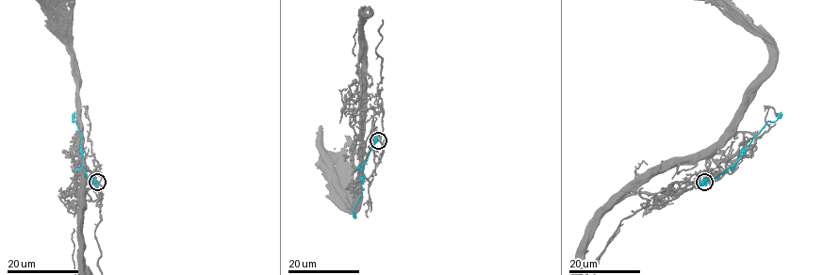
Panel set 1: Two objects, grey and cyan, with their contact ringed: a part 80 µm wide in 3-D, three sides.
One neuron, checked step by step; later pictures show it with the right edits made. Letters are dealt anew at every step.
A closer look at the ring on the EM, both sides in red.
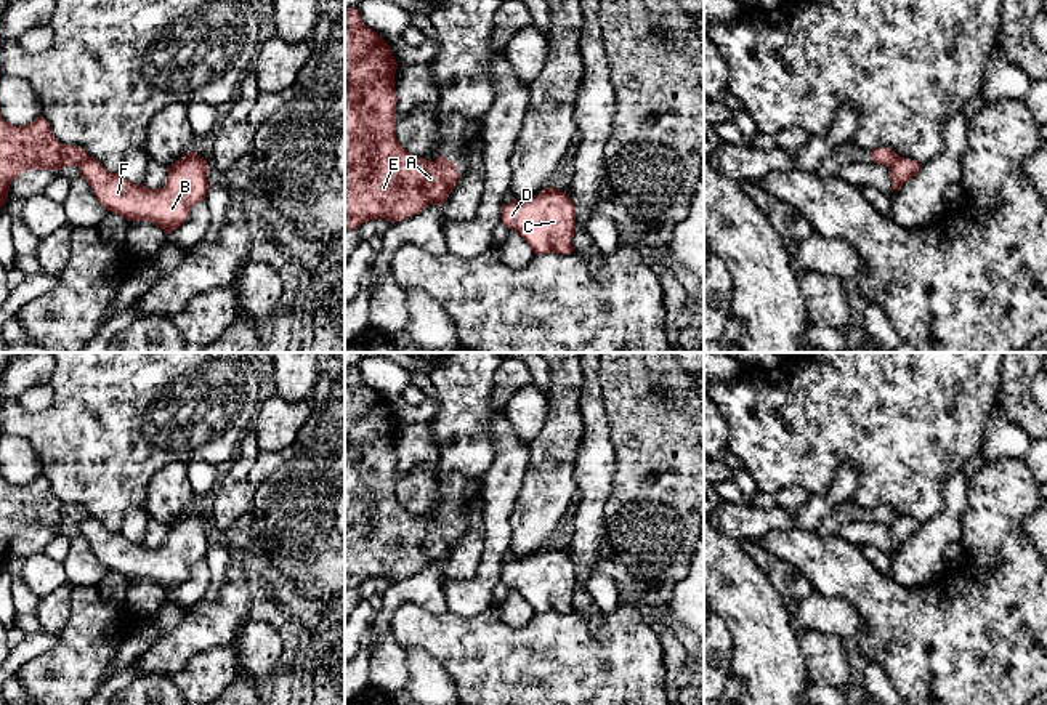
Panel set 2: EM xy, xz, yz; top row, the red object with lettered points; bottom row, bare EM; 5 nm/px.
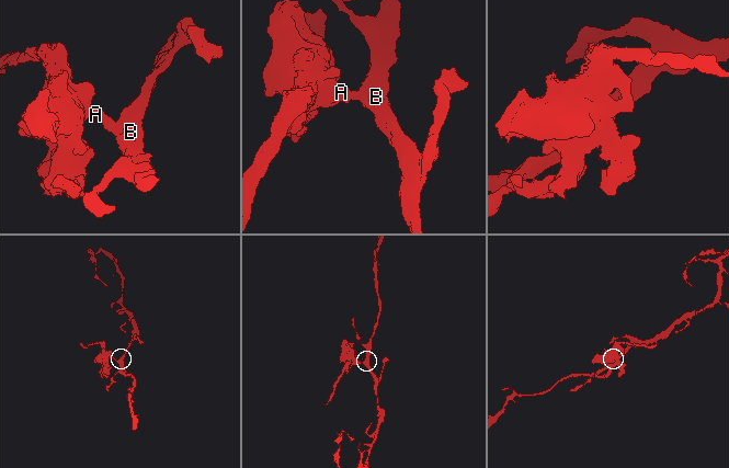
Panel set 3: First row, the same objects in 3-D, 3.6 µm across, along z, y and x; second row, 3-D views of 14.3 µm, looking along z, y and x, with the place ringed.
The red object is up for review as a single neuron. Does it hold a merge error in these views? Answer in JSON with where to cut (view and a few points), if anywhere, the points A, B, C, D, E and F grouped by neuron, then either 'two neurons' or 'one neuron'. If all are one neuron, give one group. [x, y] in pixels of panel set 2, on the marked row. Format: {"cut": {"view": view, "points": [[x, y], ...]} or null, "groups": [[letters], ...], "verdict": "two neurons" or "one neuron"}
{"cut": {"view": "xz", "points": [[456, 180], [433, 201]]}, "groups": [["A", "E"], ["B", "C", "D", "F"]], "verdict": "two neurons"}

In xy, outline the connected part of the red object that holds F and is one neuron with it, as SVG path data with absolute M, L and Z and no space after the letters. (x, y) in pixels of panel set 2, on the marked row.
M194 151L167 167L168 175L160 189L148 189L144 184L130 183L120 173L109 173L93 157L87 157L79 168L107 212L128 221L151 221L165 234L188 220L189 210L205 200L210 187L208 163Z

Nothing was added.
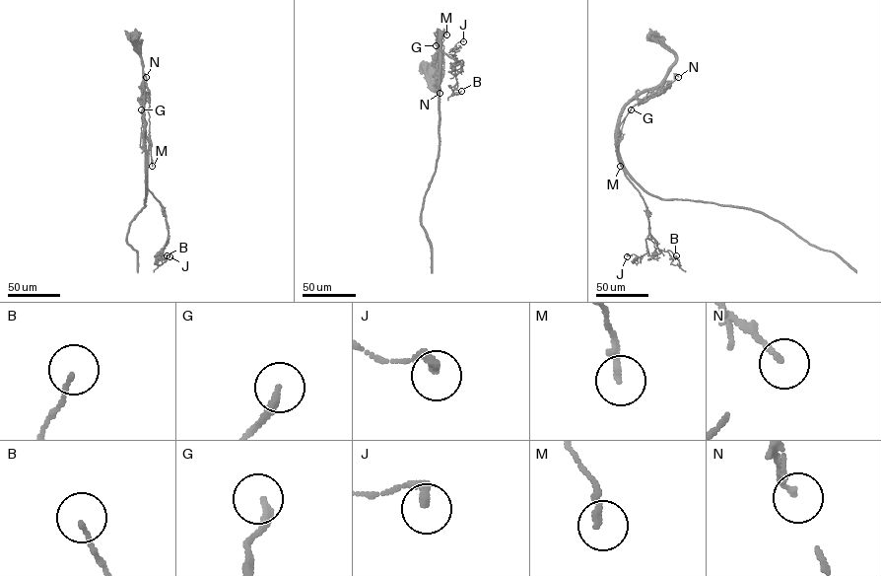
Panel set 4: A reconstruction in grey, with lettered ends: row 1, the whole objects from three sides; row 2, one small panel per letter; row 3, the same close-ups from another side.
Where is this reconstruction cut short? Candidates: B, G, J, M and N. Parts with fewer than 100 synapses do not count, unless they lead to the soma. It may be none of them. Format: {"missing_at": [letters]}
{"missing_at": []}

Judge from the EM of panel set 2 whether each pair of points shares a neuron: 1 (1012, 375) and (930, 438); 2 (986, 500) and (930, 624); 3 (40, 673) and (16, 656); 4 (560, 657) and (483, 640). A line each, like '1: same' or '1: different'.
1: different
2: same
3: different
4: same

